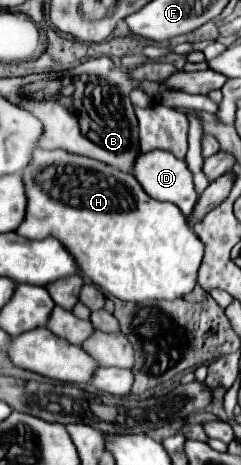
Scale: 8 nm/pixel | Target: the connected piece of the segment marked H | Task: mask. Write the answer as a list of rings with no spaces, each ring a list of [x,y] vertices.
[[[37,150],[33,162],[23,170],[27,190],[27,216],[19,226],[19,234],[29,240],[55,236],[79,262],[81,274],[101,290],[119,300],[175,300],[193,292],[197,272],[203,262],[203,242],[195,236],[187,218],[175,204],[153,200],[145,194],[133,174],[125,174],[113,166],[63,150]]]

